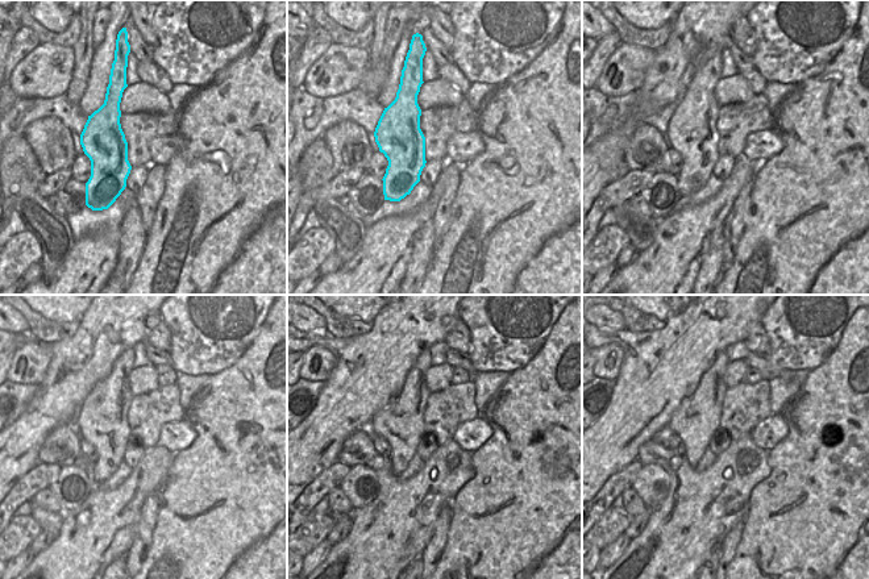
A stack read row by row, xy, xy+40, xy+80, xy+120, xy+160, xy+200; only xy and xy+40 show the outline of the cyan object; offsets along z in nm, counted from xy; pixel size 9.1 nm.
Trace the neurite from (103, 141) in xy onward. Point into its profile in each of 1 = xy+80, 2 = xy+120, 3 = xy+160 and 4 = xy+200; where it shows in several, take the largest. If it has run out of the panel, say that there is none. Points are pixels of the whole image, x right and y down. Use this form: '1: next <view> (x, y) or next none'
1: next xy+80 (691, 130)
2: next xy+120 (102, 420)
3: next xy+160 (400, 424)
4: next xy+200 (695, 420)

